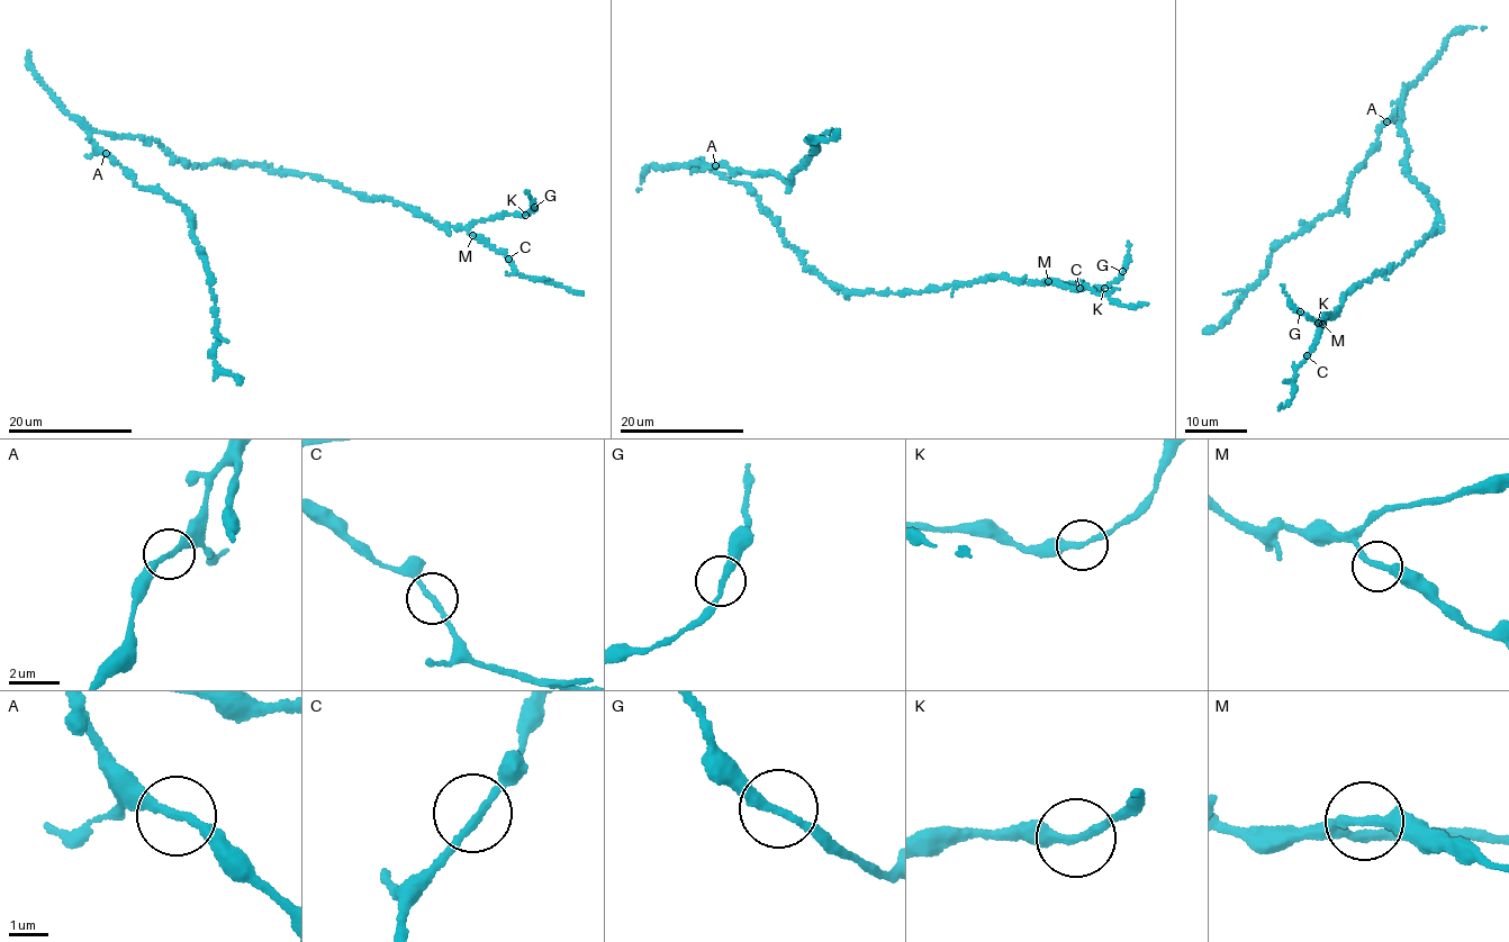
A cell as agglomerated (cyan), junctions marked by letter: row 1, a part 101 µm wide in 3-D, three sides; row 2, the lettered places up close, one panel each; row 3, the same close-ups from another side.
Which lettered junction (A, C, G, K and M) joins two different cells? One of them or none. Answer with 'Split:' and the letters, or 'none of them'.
Split: none of them

